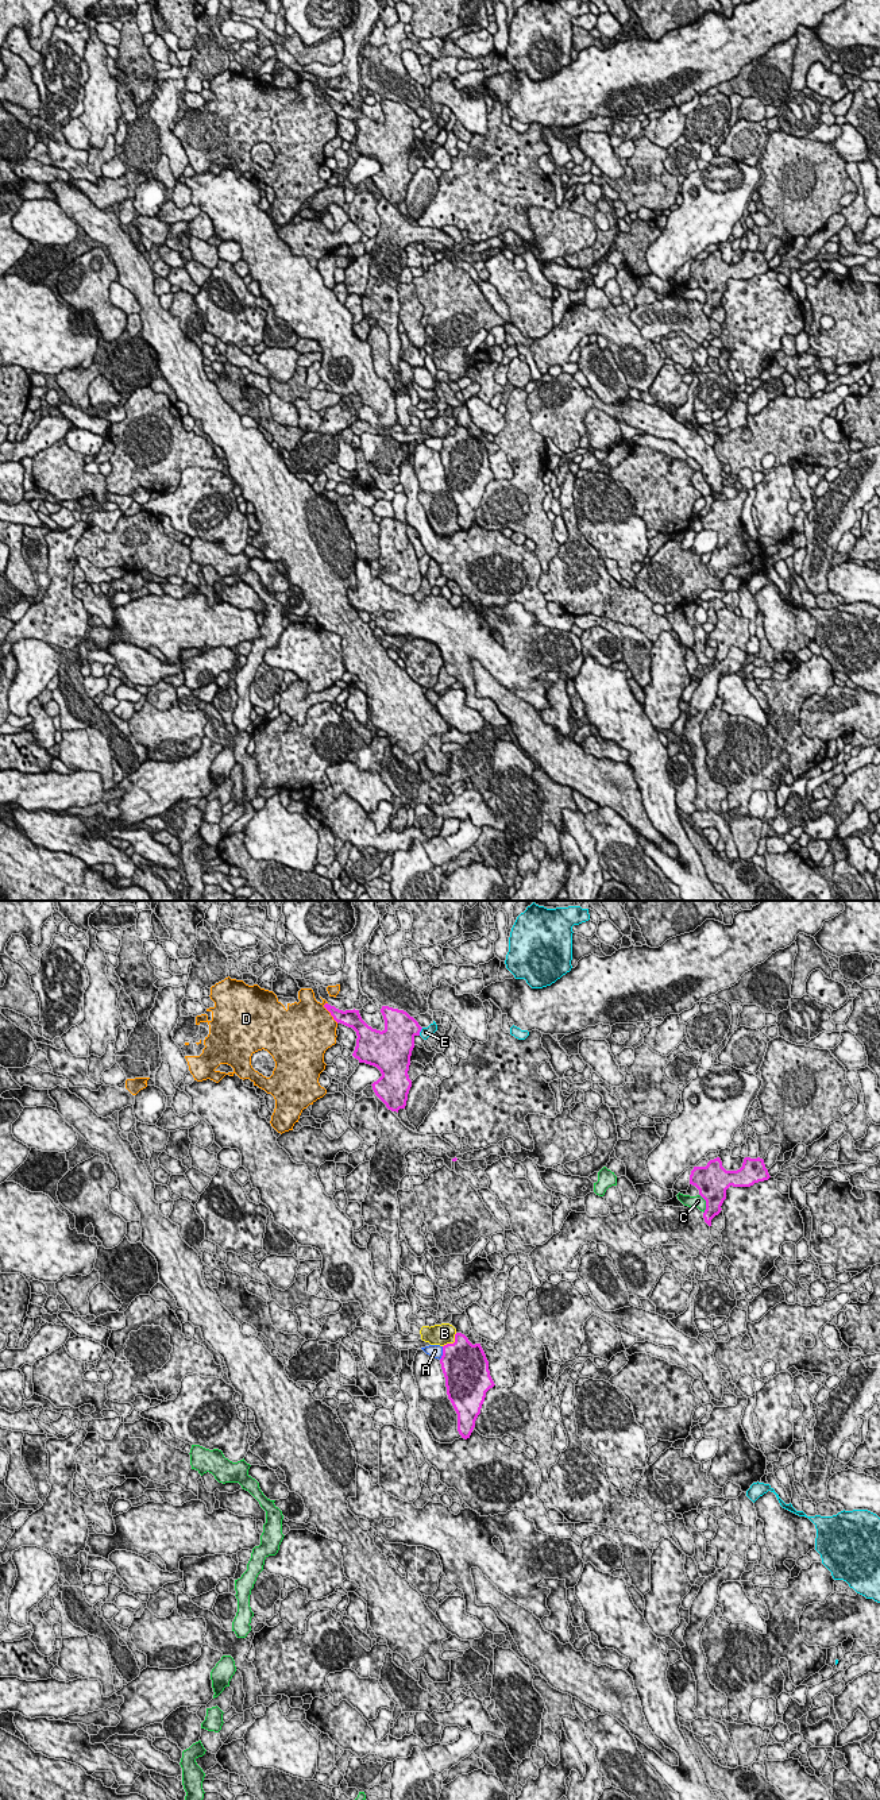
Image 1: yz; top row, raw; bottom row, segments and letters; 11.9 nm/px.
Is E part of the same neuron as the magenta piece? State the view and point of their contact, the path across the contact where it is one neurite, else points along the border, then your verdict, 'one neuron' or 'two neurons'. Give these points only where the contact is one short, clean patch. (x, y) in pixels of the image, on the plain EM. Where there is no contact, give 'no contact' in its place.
contact yz (420, 123); two neurons

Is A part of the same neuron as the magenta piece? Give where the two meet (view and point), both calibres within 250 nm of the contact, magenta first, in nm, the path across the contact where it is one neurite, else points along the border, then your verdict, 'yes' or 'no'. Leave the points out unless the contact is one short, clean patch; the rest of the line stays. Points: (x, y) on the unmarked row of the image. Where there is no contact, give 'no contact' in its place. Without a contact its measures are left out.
meets magenta in yz at (443, 446); 480 nm thick on the magenta side, 160 nm on the other; border along yz (443, 439), (443, 447), (439, 451); no

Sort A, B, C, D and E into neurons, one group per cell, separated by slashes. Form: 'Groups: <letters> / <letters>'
Groups: A / B / C / D / E

